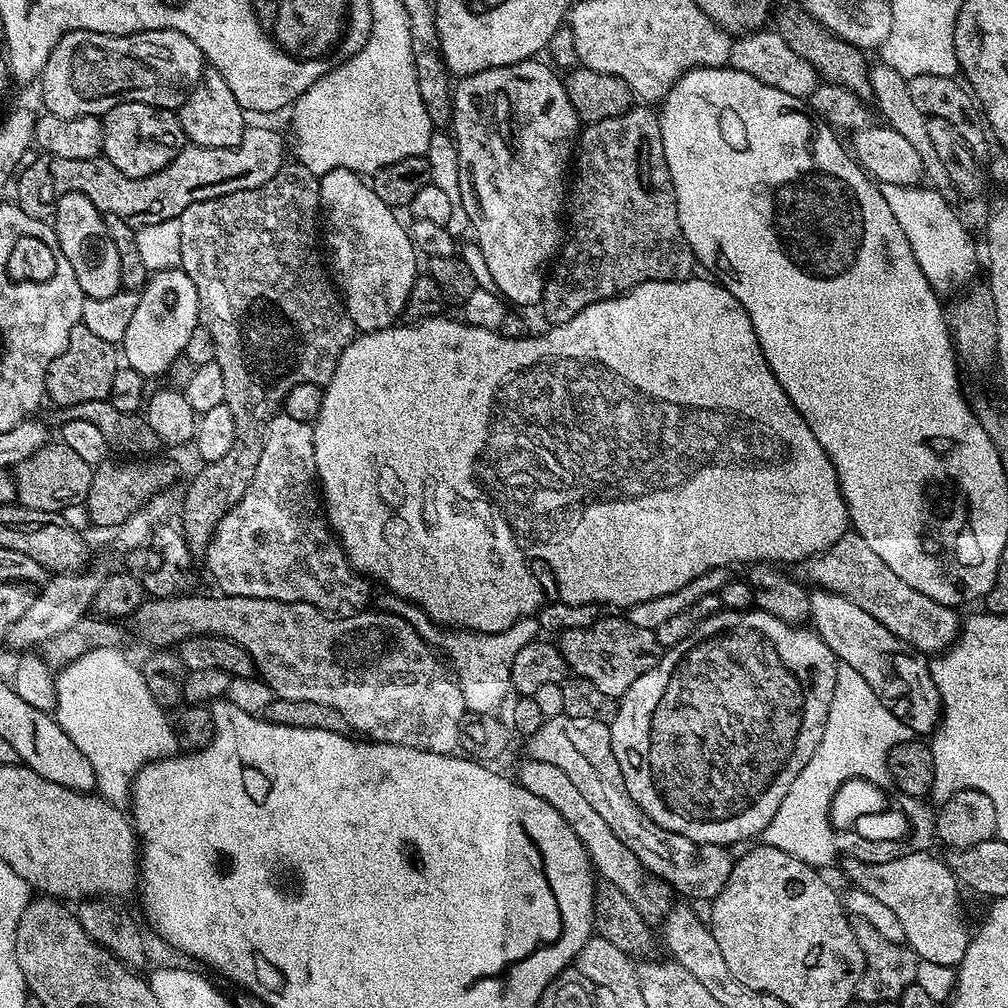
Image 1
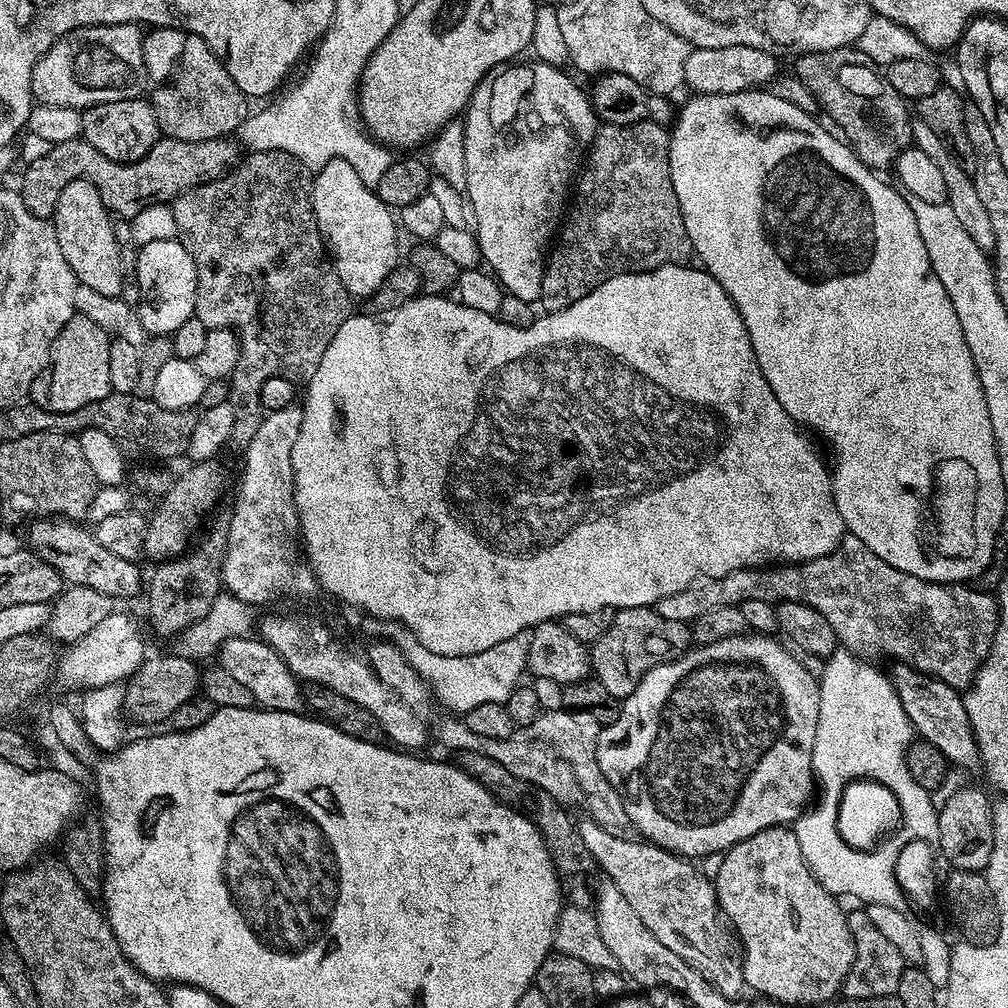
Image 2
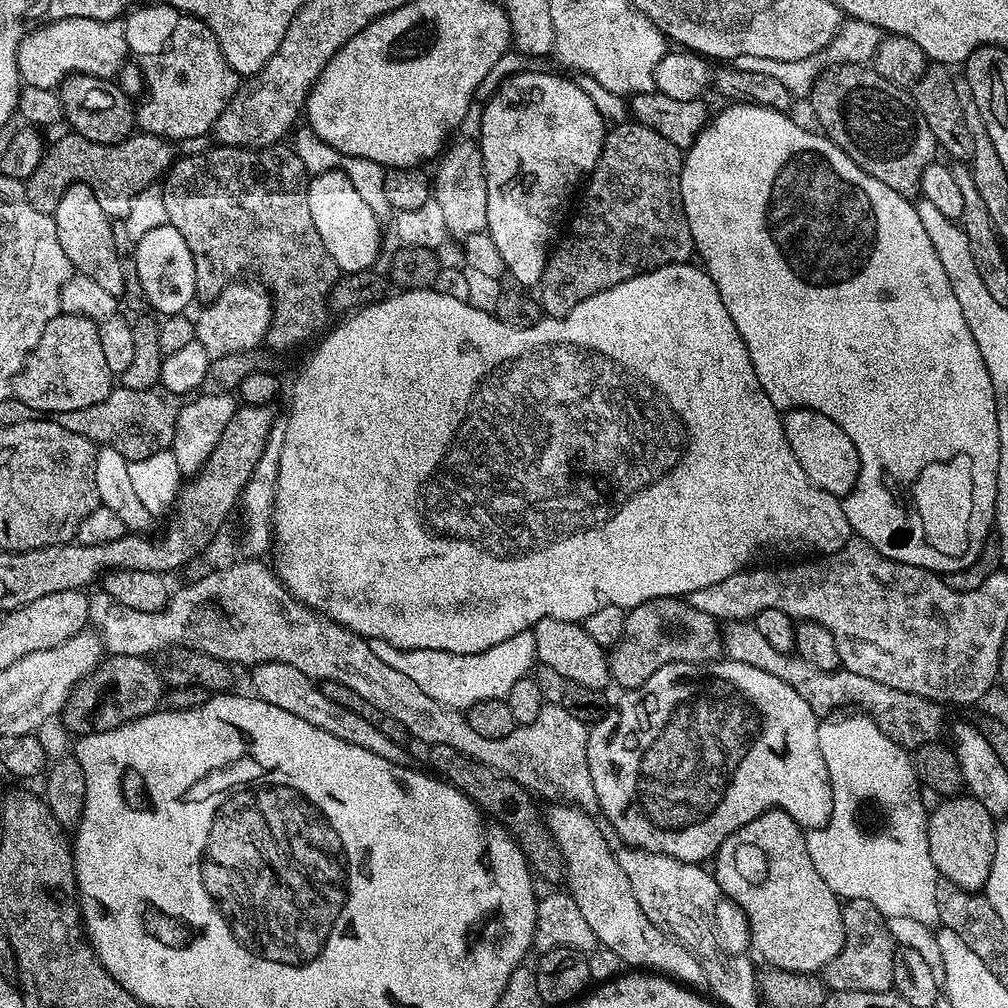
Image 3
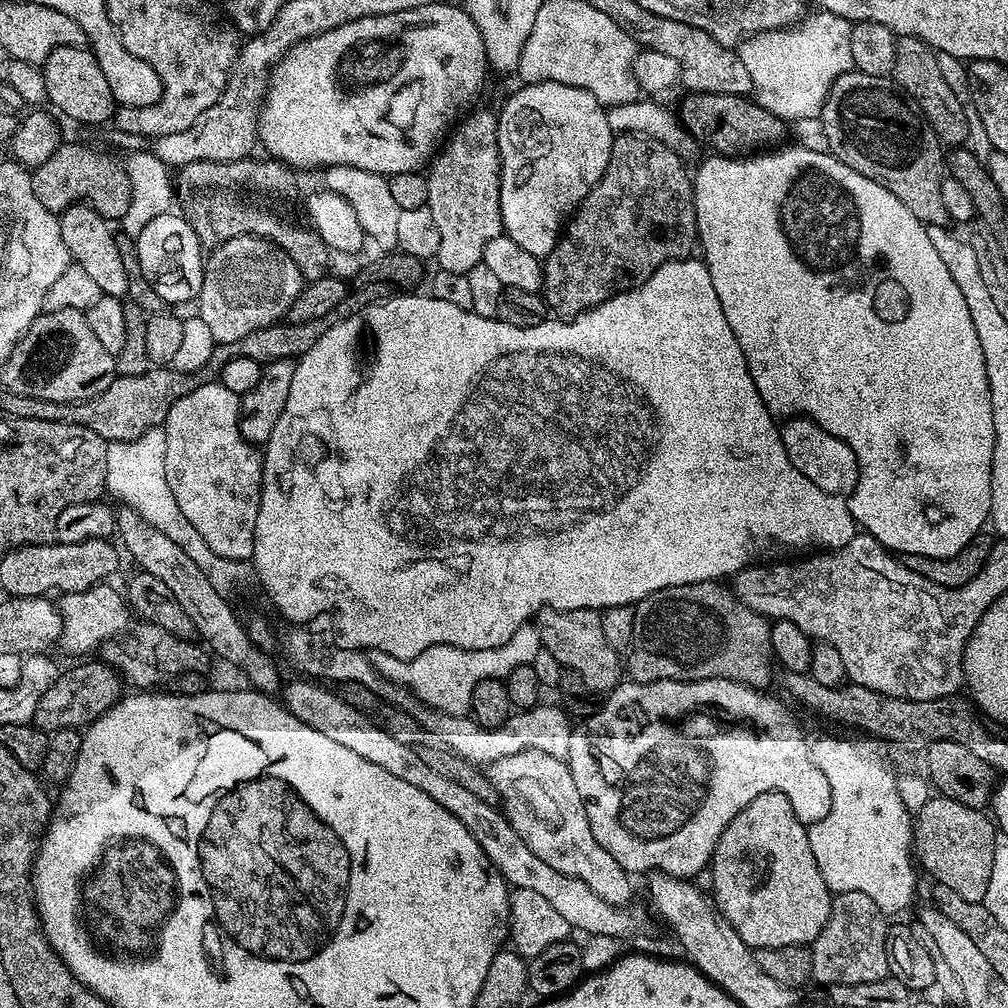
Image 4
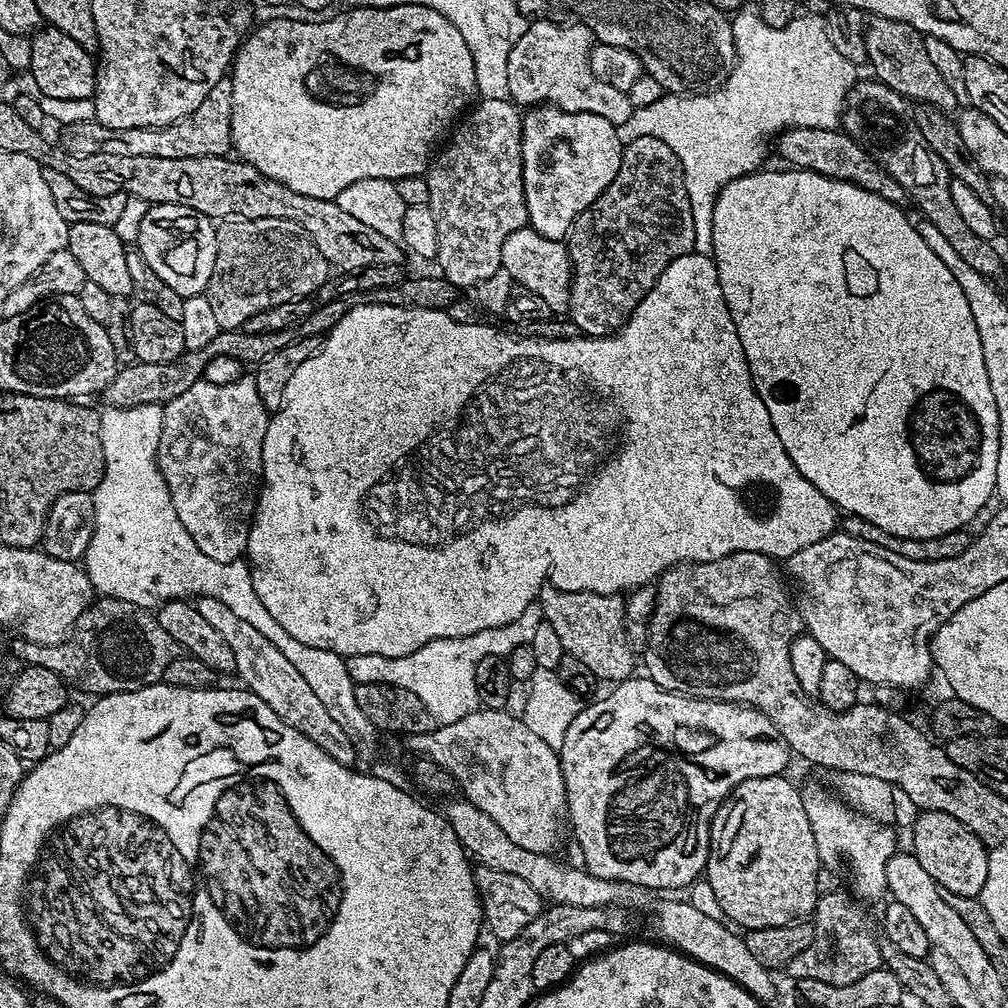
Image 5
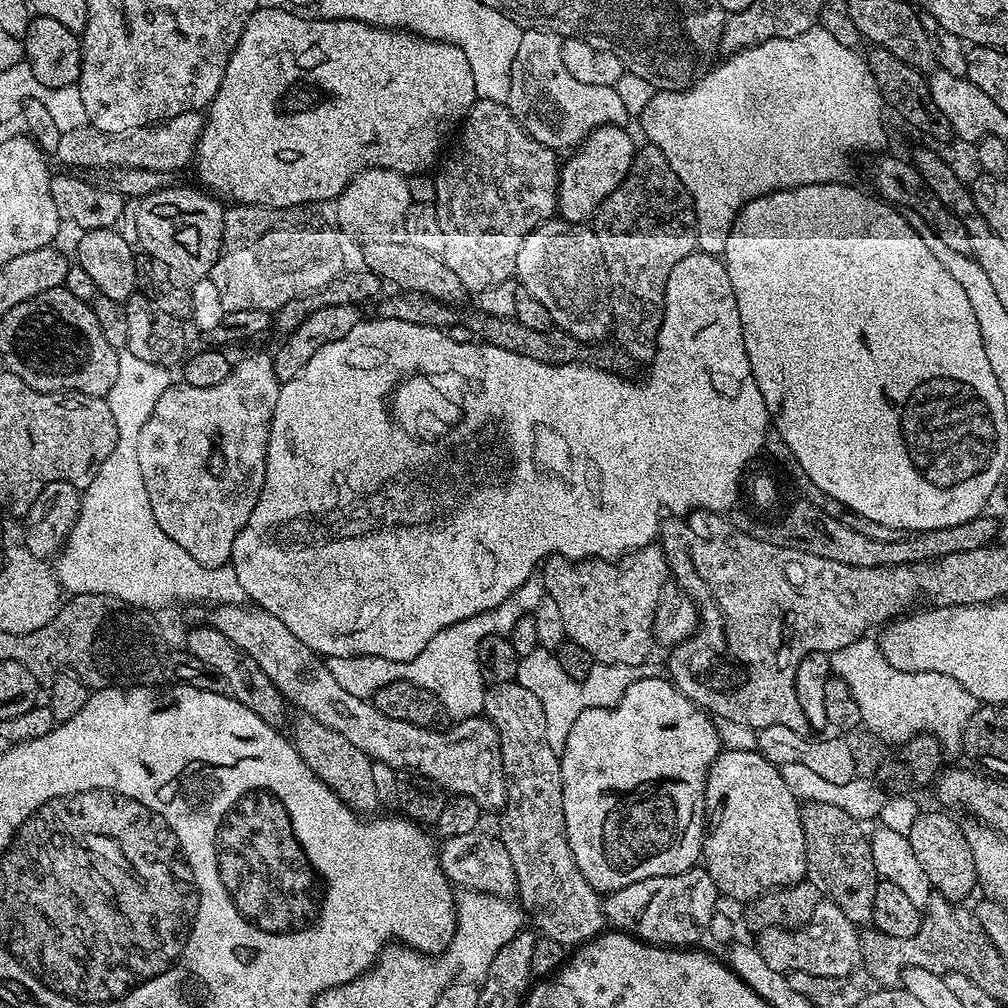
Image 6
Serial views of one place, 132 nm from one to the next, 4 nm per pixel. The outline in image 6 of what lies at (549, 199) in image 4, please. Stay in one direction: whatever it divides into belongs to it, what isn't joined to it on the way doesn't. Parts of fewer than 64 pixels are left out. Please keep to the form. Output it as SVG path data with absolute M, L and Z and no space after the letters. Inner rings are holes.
M603 124L600 128L595 128L569 155L573 156L565 164L563 161L559 165L556 182L559 219L569 220L571 224L591 221L600 203L624 181L638 147L628 130L619 124Z

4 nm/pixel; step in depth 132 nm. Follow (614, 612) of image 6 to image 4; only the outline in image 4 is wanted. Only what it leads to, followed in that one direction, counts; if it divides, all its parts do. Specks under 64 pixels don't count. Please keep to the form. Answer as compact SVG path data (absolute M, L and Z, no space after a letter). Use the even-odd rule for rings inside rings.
M543 607L536 613L534 623L540 632L543 651L554 654L561 669L575 672L578 678L582 678L582 682L586 682L591 692L607 694L621 683L622 656L612 649L610 642L606 642L606 634L602 634L602 622L597 609L558 610Z

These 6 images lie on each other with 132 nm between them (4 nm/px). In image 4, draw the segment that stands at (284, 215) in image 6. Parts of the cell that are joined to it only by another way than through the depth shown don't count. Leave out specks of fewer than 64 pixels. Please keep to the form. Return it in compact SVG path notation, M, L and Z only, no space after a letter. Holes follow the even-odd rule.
M235 236L207 253L198 297L198 315L202 322L206 322L217 344L238 342L238 338L246 338L246 334L254 334L254 330L283 321L305 283L304 275L295 262L271 240L265 240L263 236Z

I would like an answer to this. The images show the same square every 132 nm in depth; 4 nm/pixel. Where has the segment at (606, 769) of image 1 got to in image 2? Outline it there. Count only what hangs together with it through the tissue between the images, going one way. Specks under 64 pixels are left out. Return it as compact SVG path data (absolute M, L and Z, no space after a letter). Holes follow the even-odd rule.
M567 710L544 712L538 716L532 725L517 727L510 738L495 740L494 738L481 738L480 735L474 734L474 730L470 730L470 726L466 726L463 719L448 719L452 720L444 720L441 724L439 721L434 736L437 741L440 739L446 747L452 748L453 753L462 750L474 750L478 754L486 754L486 758L494 758L494 762L502 762L502 766L506 766L506 770L510 770L510 774L518 774L518 778L526 778L526 782L546 790L561 804L565 806L581 804L588 811L585 812L587 819L593 820L598 826L602 826L602 830L606 830L615 836L627 837L629 835L632 828L630 814L626 814L626 806L622 802L618 790L608 781L606 774L602 774L602 766L596 757L598 728L595 723L587 722L588 724L583 724L580 721L583 719L579 715Z

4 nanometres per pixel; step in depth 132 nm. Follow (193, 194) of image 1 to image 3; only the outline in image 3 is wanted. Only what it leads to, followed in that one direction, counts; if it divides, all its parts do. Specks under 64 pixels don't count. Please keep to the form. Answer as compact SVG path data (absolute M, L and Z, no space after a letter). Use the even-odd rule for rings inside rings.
M146 131L133 134L119 144L99 144L90 142L90 138L67 135L50 144L24 184L26 198L34 210L55 213L62 194L66 194L71 184L85 184L94 190L94 198L98 198L102 210L106 210L113 221L123 221L134 198L138 198L142 190L153 187L174 163L173 145L163 136L151 136Z

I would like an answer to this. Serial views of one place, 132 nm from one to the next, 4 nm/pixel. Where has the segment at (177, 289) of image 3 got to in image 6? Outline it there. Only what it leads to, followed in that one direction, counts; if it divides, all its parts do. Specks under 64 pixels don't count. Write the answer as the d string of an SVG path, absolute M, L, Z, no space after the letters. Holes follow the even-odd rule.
M162 186L149 196L139 197L135 209L139 247L145 248L155 263L168 267L173 281L191 286L211 273L216 255L220 253L220 238L224 235L225 205L215 204L196 188Z

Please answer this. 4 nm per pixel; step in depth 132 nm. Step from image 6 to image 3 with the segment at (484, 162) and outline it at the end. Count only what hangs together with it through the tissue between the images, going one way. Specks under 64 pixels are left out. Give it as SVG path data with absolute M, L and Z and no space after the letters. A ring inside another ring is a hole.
M464 140L439 157L440 165L434 172L434 198L446 222L449 237L463 242L470 234L485 231L486 222L486 178L484 177L484 159L479 143Z

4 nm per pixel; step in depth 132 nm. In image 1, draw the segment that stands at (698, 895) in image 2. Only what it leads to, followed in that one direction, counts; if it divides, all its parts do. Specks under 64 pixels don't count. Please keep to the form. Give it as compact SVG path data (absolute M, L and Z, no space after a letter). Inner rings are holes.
M524 758L520 769L514 772L514 779L517 784L530 790L530 794L538 794L538 798L550 802L550 806L554 806L554 810L558 810L558 814L562 814L562 818L566 818L566 822L572 827L574 834L578 834L584 849L588 852L588 857L592 859L593 869L603 879L618 886L618 890L625 892L636 903L636 909L645 918L653 918L652 916L656 915L659 917L661 914L667 913L670 901L668 901L667 894L663 892L665 889L659 883L656 885L648 881L650 876L644 865L620 841L618 834L614 834L614 830L610 830L610 826L602 819L602 814L598 814L598 810L594 810L594 806L590 806L590 802L586 802L586 797L579 792L578 786L574 786L574 782L570 782L570 774L566 774L566 770L558 770L558 766L553 766L550 762L538 762L531 758Z

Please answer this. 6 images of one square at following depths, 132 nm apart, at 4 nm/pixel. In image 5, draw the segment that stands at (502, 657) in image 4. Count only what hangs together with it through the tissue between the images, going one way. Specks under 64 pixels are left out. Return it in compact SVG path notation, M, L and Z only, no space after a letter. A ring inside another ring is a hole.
M537 602L526 606L522 614L514 622L506 626L498 626L494 630L478 630L478 634L470 634L462 638L442 638L422 646L414 654L406 654L402 658L386 658L382 654L358 654L347 657L348 669L357 684L394 684L416 686L424 684L466 684L474 685L474 670L478 662L487 656L507 658L512 650L523 644L531 645L538 626L544 623L542 606Z

